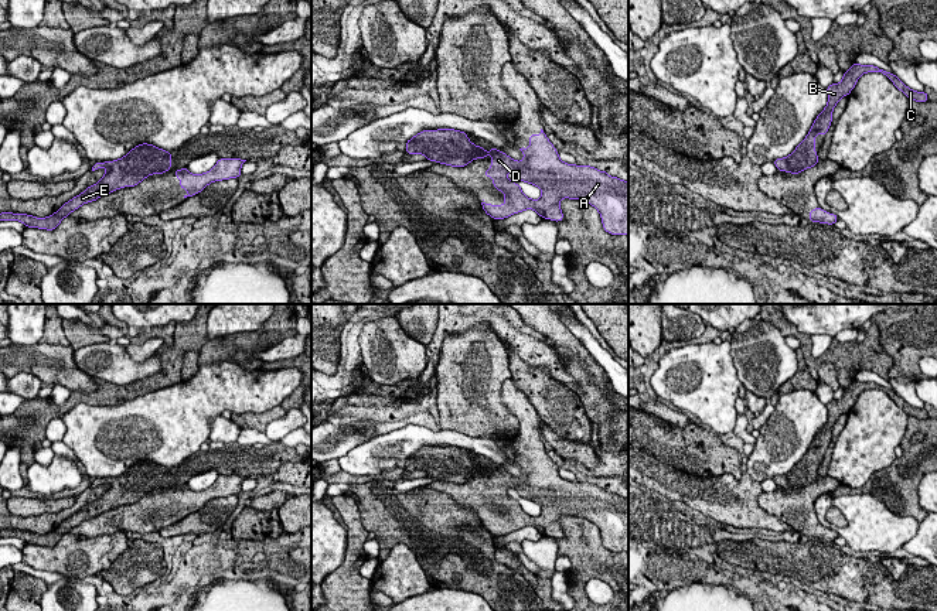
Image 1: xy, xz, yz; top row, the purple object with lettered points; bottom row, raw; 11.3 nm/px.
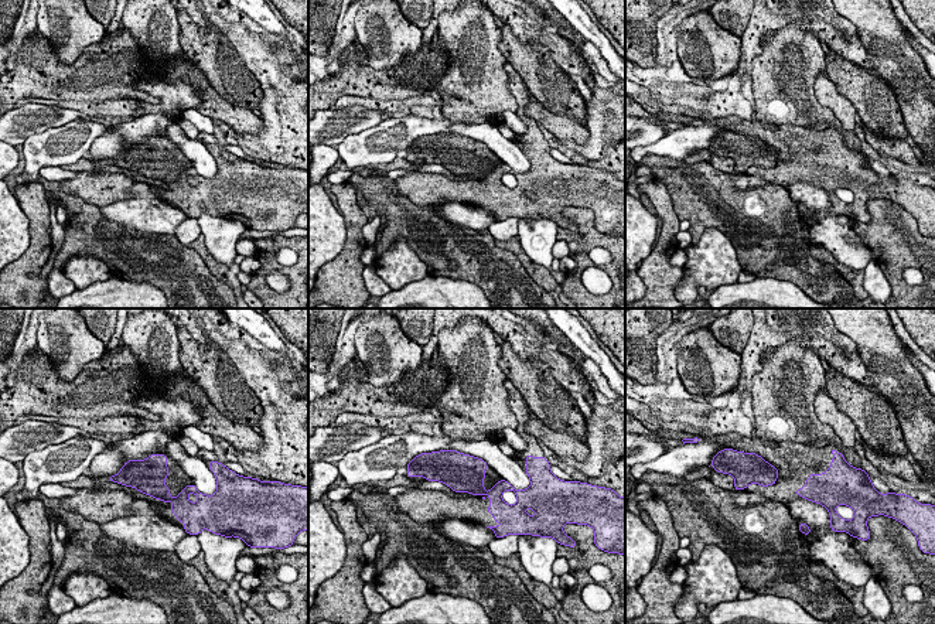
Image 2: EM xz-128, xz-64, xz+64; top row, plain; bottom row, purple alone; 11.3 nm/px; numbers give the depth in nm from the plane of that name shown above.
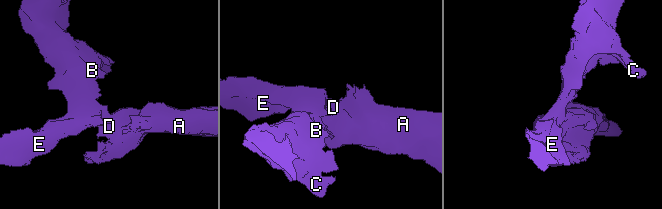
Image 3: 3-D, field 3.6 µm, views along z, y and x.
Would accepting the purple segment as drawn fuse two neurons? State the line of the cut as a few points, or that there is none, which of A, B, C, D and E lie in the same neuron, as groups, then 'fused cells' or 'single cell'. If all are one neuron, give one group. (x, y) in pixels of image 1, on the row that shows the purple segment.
cut xz (479, 146), (480, 149), (474, 153), (473, 159); groups A D / B C E; fused cells

